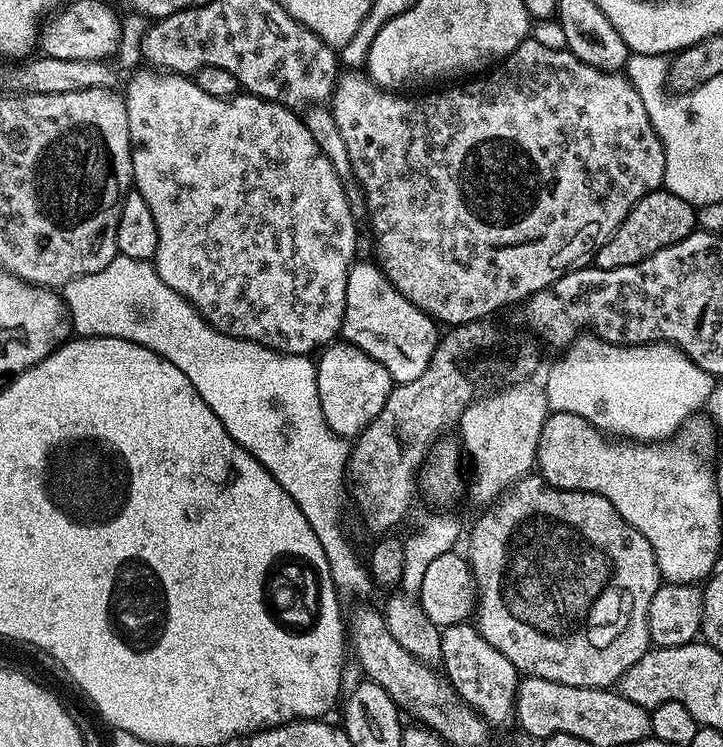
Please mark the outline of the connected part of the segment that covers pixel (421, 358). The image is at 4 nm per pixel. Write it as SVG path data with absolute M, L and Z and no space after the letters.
M356 262L348 269L340 336L374 362L380 362L396 384L414 382L426 370L438 343L436 328L437 321L407 300L379 267Z

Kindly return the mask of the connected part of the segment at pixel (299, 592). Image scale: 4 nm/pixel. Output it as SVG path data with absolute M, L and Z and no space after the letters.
M276 552L276 556L268 560L264 576L260 576L260 589L260 608L264 608L264 616L272 620L273 626L280 626L284 636L300 640L304 636L312 636L312 632L320 628L320 616L324 616L324 580L320 580L320 567L314 558L300 556L300 552Z

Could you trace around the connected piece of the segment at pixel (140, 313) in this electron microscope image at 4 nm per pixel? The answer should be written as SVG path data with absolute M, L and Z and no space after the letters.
M117 254L102 270L98 270L94 274L79 276L71 280L70 283L64 285L62 289L62 299L65 306L68 307L71 331L75 333L77 337L117 336L123 340L134 342L138 346L146 346L150 350L154 350L158 353L163 360L174 362L174 366L178 366L178 370L182 370L182 374L186 374L186 378L190 378L190 386L194 386L194 390L198 394L202 394L202 402L206 402L206 406L210 406L210 410L214 410L214 414L218 414L218 422L222 422L222 426L226 426L226 434L230 434L230 438L234 438L234 442L238 442L238 446L242 446L246 449L248 453L276 479L278 486L282 486L282 490L286 490L286 494L290 494L290 498L294 498L294 502L298 502L298 510L302 510L302 514L306 514L306 522L310 522L314 534L318 534L318 542L322 542L322 551L326 553L326 562L330 562L330 574L332 575L332 581L336 583L337 589L344 591L345 588L352 596L359 594L360 583L363 582L364 576L366 580L366 568L361 561L360 564L356 561L356 556L352 553L351 546L348 545L343 532L340 530L338 516L336 514L336 495L340 492L340 482L342 484L346 478L350 444L345 437L335 436L330 430L330 426L325 422L324 415L322 414L322 402L318 402L316 365L307 355L291 356L285 352L275 352L273 348L255 344L253 340L239 340L236 336L228 336L225 332L219 332L218 329L212 327L212 325L197 312L195 306L188 301L186 297L182 294L178 294L174 290L170 290L170 286L166 286L166 282L162 282L162 278L156 273L155 263L139 260L138 258L126 258L125 256Z

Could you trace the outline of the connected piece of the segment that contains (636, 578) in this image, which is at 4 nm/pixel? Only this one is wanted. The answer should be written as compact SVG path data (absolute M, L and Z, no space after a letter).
M529 474L523 480L516 481L514 487L503 498L495 501L476 522L472 528L472 537L468 540L466 559L472 566L472 577L476 580L478 593L478 629L490 646L501 651L516 667L518 673L524 676L546 678L550 682L562 682L566 686L582 686L583 688L611 689L646 654L650 647L648 639L648 611L650 598L662 583L660 567L654 558L654 550L605 496L593 492L575 492L569 488L555 488L553 484L544 481L539 474Z

